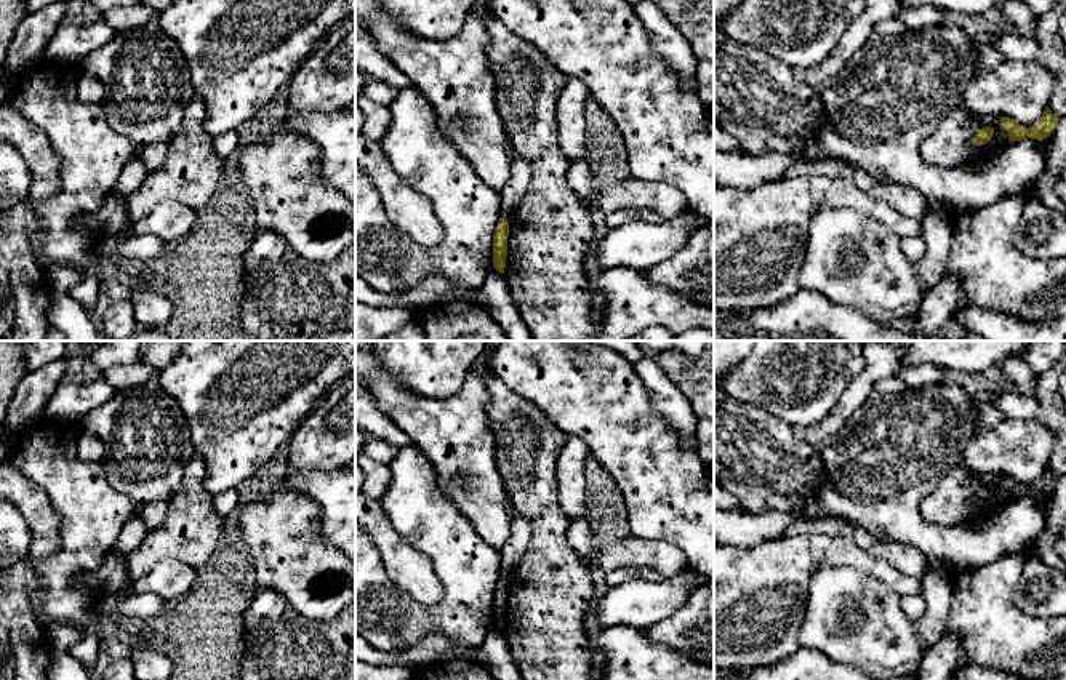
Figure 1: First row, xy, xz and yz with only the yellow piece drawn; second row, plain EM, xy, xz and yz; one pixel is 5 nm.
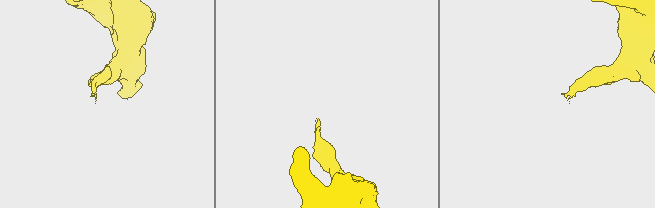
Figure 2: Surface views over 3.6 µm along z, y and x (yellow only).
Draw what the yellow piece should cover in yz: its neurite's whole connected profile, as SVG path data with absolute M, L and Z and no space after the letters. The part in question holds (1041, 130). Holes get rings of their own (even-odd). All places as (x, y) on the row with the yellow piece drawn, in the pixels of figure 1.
M1048 107L1044 110L1040 120L1029 128L1020 125L1016 120L1010 117L999 117L999 118L1000 128L1004 128L1008 133L1010 144L1026 138L1044 141L1053 133L1060 120L1052 114Z

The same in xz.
M501 218L493 235L493 267L504 274L507 256L509 222Z

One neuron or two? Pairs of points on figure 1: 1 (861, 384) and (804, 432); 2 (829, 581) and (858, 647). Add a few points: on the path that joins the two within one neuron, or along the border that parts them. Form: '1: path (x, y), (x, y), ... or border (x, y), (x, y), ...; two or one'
1: path (852, 400), (820, 432); one
2: path (849, 594), (860, 599), (869, 613), (863, 628); one

